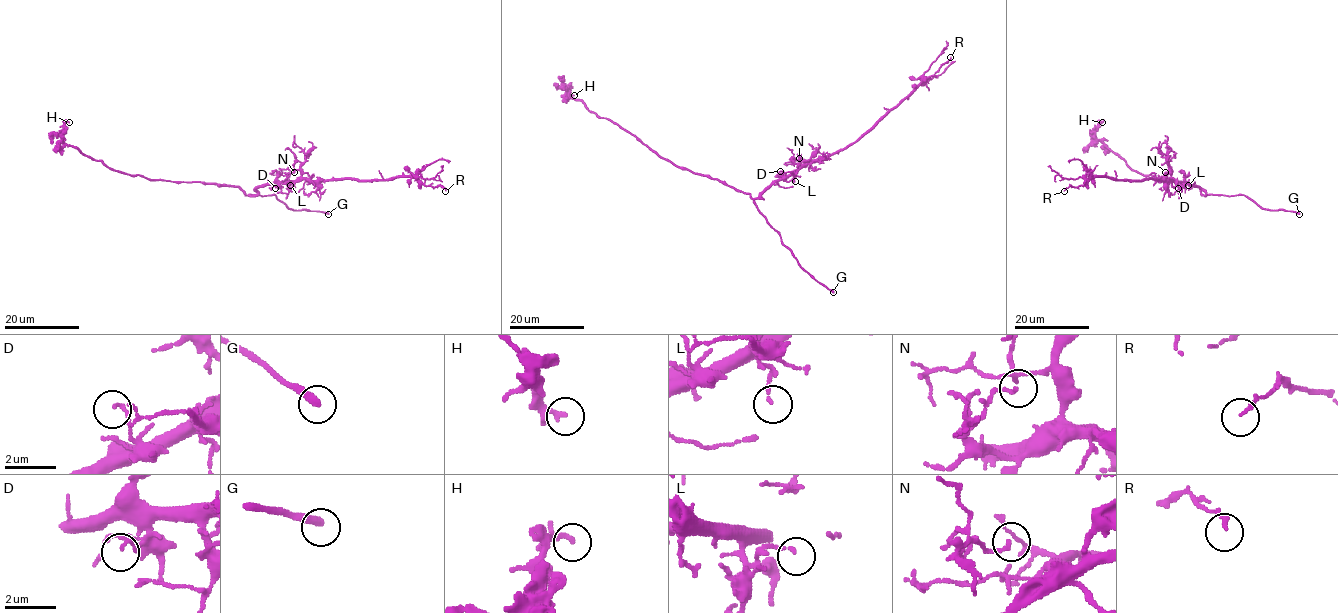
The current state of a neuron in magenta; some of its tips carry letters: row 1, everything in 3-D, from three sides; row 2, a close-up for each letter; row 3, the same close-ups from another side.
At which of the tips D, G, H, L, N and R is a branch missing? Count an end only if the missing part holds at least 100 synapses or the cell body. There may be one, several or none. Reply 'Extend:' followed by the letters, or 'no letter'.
Extend: G

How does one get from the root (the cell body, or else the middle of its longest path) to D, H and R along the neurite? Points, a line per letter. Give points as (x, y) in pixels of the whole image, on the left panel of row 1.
D: (251, 195), (255, 195), (256, 189), (261, 186), (276, 183), (278, 188), (275, 188)
H: (251, 195), (235, 186), (147, 179), (115, 171), (63, 142), (64, 123), (69, 122)
R: (251, 195), (261, 186), (300, 179), (384, 180), (397, 177), (414, 177), (426, 186), (441, 185), (445, 191)

